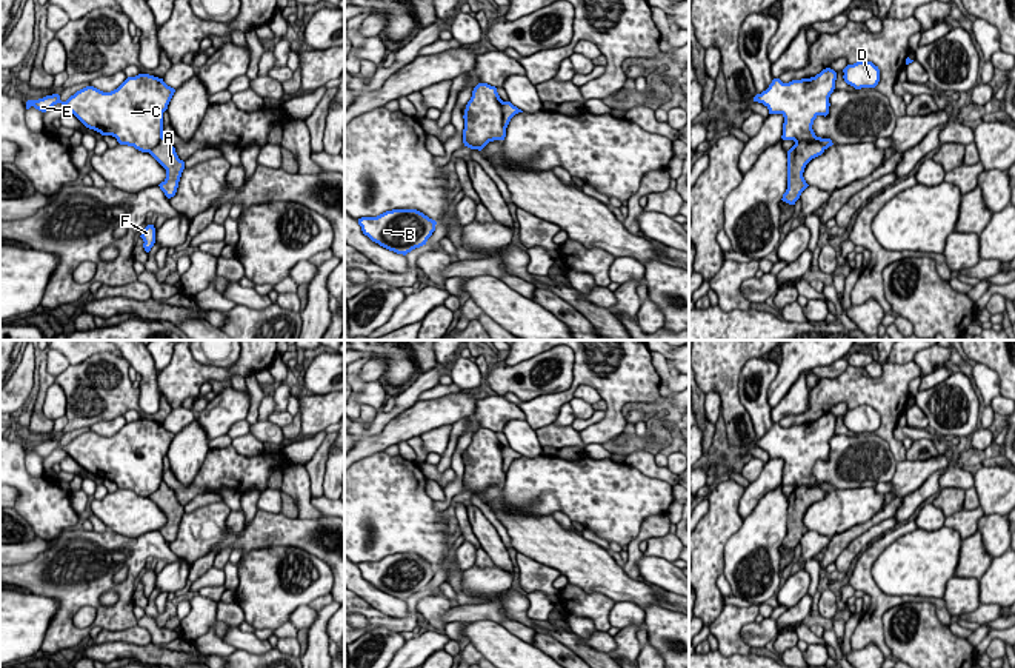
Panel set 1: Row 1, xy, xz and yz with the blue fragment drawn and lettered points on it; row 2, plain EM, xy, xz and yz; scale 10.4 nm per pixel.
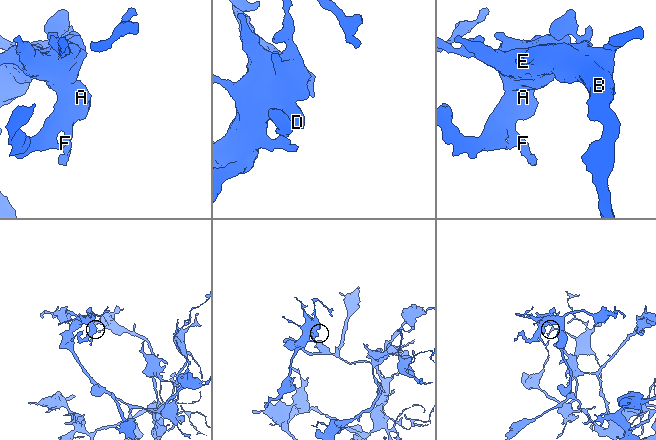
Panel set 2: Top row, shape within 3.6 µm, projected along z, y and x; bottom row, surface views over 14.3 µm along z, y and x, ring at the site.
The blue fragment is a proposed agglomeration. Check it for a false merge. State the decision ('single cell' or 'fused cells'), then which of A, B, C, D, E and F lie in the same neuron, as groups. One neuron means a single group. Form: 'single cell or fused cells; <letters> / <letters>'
fused cells; A F / B C D E

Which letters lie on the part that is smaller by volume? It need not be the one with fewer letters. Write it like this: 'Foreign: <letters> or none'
Foreign: A, F

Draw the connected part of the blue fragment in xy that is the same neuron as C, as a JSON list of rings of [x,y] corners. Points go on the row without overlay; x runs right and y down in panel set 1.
[[[138,419],[128,422],[111,437],[86,431],[66,446],[62,446],[58,439],[28,445],[26,454],[34,451],[46,457],[62,448],[86,473],[112,480],[120,489],[149,497],[163,482],[163,457],[174,437],[163,423]]]

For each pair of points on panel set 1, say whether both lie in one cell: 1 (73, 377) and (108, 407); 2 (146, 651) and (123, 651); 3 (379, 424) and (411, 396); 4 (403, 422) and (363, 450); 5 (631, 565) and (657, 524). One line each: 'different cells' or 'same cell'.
1: same cell
2: same cell
3: same cell
4: same cell
5: same cell

